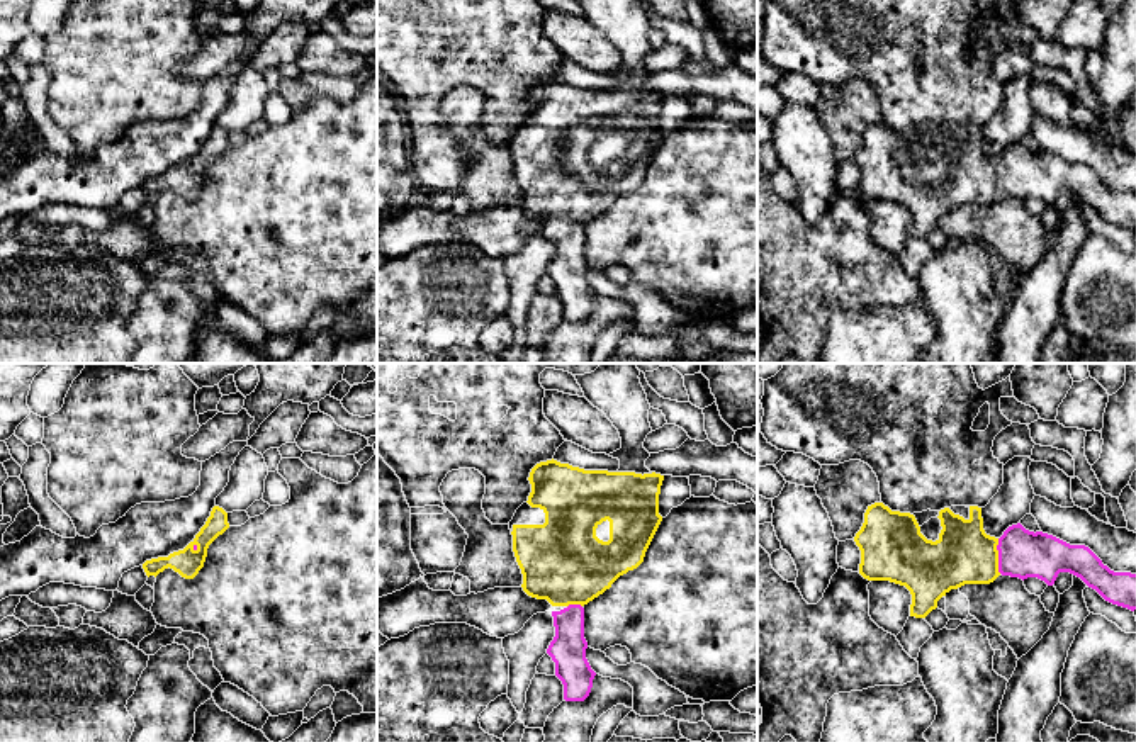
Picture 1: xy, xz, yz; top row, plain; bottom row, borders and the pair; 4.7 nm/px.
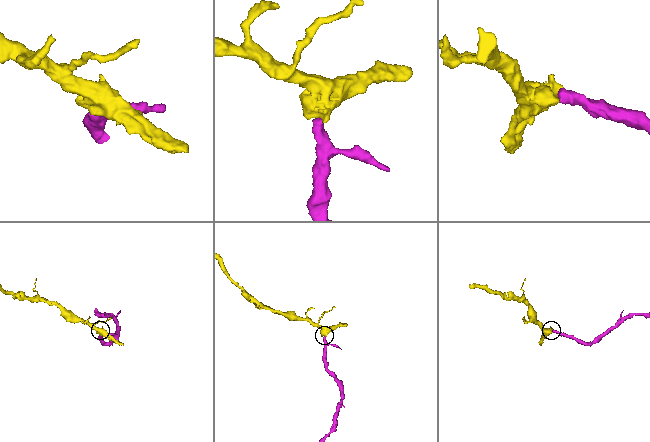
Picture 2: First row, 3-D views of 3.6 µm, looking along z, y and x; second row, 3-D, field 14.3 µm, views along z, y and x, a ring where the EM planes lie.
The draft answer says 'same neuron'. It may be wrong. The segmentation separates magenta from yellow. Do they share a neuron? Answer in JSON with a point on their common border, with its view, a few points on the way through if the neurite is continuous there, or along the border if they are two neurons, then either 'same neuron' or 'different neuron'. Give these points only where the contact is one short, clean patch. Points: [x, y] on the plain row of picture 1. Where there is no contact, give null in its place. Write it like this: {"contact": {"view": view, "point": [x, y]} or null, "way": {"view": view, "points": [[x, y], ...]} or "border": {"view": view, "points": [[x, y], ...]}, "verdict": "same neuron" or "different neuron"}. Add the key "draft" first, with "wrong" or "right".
{"draft": "right", "contact": {"view": "yz", "point": [999, 175]}, "way": {"view": "yz", "points": [[1023, 174], [999, 175], [965, 174]]}, "verdict": "same neuron"}

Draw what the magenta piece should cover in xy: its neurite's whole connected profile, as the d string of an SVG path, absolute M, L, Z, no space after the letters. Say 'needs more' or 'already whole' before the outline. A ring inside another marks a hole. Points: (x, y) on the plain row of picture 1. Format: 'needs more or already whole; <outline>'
needs more; M214 126L205 144L183 170L173 171L168 177L151 178L143 183L146 195L156 197L170 187L182 197L194 199L204 187L209 165L228 148L228 132L222 127Z

